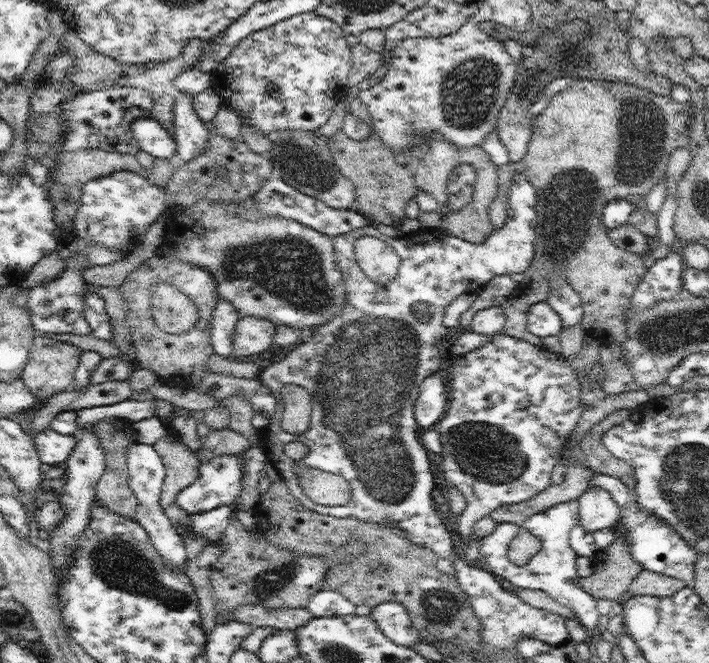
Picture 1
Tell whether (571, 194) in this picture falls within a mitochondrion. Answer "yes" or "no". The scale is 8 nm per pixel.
yes

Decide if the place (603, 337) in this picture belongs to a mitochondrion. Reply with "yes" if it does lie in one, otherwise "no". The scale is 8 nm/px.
no

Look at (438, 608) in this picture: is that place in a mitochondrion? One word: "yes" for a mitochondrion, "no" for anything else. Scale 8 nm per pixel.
yes

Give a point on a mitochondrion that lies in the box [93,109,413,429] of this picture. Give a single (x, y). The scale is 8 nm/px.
(290, 268)

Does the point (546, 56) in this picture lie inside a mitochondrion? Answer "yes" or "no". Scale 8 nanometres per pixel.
yes

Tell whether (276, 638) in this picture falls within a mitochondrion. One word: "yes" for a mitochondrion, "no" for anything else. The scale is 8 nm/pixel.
no

